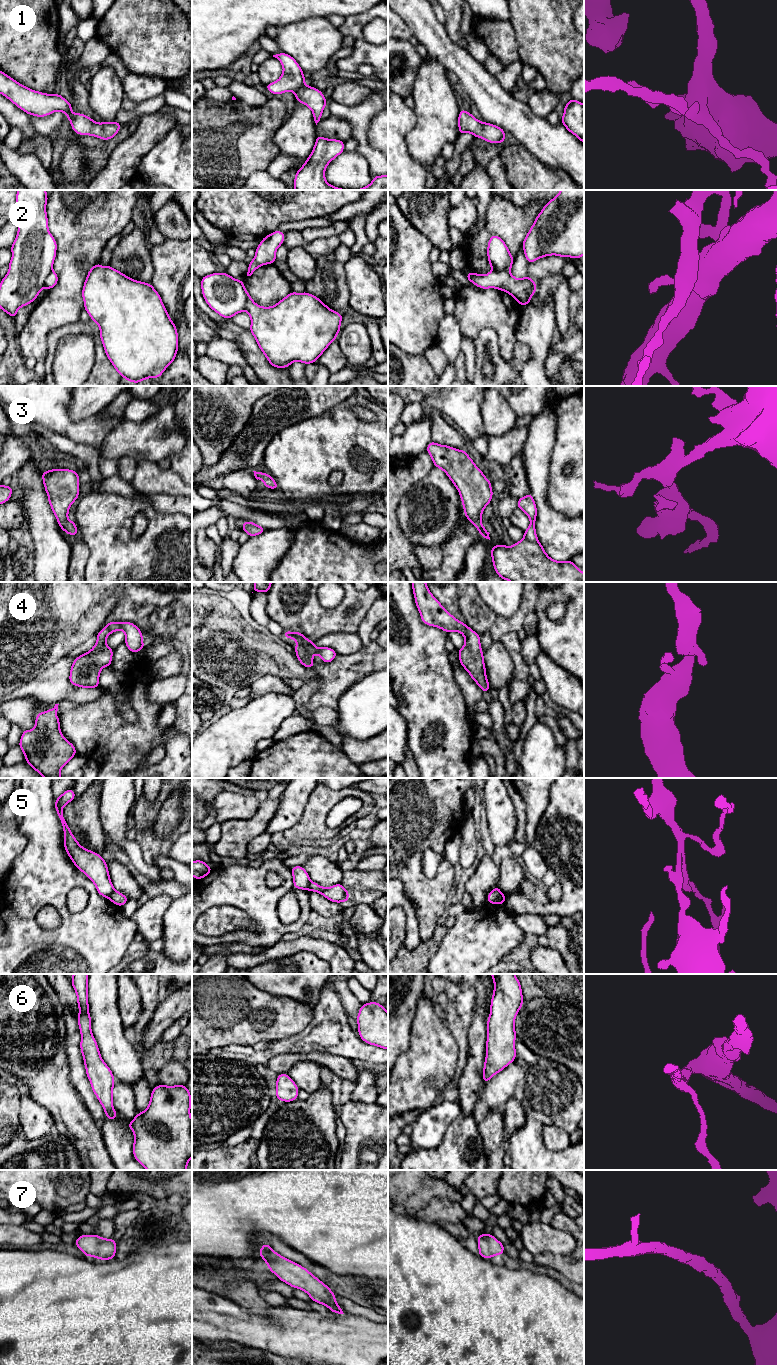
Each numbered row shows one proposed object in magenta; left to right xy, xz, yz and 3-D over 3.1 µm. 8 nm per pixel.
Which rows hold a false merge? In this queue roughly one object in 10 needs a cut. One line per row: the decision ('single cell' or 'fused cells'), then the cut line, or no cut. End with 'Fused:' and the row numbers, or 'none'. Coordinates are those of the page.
1: single cell; no cut
2: fused cells; cut in xz along (245, 290), (246, 310)
3: single cell; no cut
4: single cell; no cut
5: fused cells; cut in xz along (310, 881), (307, 889)
6: single cell; no cut
7: single cell; no cut
Fused: 2, 5

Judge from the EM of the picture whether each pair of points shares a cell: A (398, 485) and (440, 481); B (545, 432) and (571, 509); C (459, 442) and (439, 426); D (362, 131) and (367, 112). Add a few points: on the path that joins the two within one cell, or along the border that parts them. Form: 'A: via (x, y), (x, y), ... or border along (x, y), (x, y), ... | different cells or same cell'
A: border along (432, 468), (402, 495), (400, 502) | different cells
B: border along (556, 428), (548, 474) | different cells
C: via (454, 438), (444, 431) | same cell
D: via (362, 126), (362, 117) | same cell

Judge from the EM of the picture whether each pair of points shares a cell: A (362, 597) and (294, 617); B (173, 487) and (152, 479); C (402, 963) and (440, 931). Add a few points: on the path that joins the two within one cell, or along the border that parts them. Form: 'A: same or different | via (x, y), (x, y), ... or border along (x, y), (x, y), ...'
A: same | via (345, 605), (333, 617), (311, 617)
B: same | via (168, 483), (157, 481)
C: same | via (412, 963), (434, 941)

